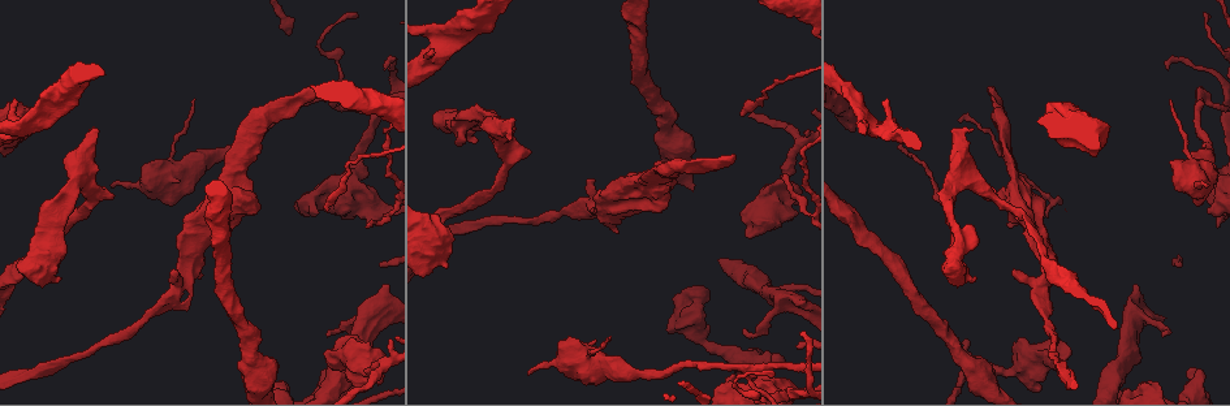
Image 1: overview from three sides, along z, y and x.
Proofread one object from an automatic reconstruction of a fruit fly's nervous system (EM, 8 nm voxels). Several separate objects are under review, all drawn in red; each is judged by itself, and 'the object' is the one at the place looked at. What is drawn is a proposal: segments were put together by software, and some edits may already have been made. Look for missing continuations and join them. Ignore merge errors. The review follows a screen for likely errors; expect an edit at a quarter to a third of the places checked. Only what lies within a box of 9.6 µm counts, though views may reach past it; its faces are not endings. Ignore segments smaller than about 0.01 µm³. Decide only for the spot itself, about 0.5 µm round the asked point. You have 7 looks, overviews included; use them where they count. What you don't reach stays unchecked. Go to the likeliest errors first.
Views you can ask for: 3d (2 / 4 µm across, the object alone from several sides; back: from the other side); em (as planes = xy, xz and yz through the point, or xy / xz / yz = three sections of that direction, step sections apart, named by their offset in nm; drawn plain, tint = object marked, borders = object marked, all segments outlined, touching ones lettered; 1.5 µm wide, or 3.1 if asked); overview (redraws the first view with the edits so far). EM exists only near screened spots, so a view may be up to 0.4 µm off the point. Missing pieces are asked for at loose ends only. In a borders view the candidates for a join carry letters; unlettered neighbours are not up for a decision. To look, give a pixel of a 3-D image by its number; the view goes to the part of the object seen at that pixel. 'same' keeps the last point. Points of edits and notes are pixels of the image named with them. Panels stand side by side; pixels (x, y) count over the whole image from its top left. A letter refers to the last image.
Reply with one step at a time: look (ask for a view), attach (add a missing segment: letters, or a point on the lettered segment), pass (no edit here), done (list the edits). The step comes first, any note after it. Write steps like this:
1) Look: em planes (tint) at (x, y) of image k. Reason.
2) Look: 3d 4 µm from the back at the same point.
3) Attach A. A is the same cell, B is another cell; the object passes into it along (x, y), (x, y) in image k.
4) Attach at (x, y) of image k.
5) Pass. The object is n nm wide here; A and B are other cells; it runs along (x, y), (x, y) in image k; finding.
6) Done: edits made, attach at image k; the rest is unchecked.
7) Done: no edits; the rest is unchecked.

Look: em planes (tint) at (431, 52) of image 1.

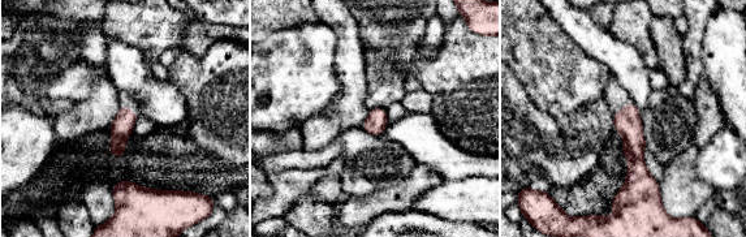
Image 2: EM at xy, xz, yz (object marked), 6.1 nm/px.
Look: em planes (borders) at the same point.

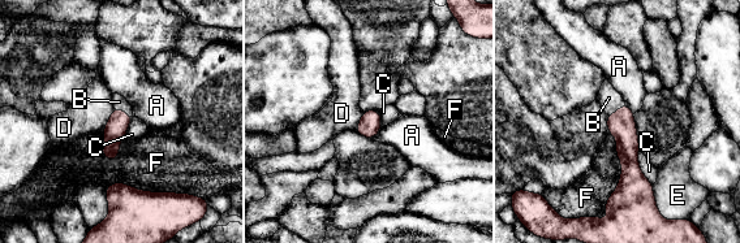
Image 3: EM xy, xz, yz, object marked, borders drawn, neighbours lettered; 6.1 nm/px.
Attach B. The object is 130 nm wide here; B is the same cell, A, C, D, E and F are other cells; the object passes into it along (116, 127), (121, 112), (119, 102) in image 3; it goes on there.

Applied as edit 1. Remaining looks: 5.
Look: em planes (plain) at (1207, 184) of image 1. An open end.

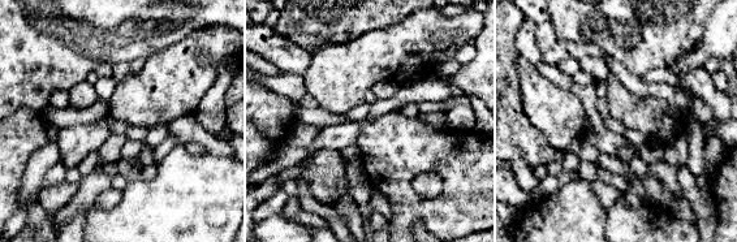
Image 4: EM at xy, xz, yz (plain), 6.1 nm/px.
Look: em planes (borders) at the same point. What lies round it.

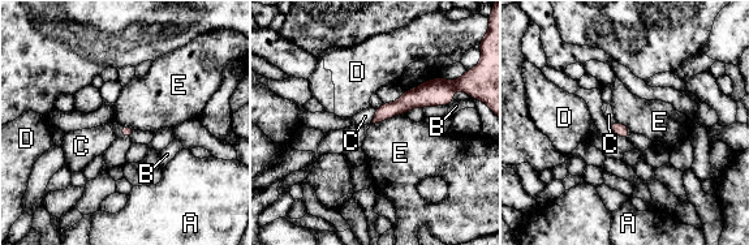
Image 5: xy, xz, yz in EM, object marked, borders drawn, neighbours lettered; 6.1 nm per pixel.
Pass. A, B, C, D and E are other cells; a border runs along (405, 112), (371, 124) in image 5; no lettered segment goes on from it.

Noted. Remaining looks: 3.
Look: 3d 2 µm at (783, 358) of image 1. Free end.

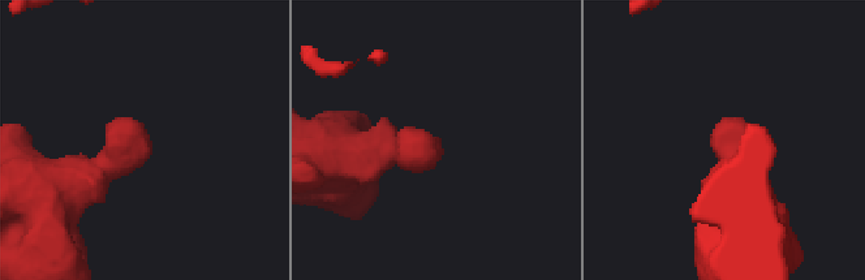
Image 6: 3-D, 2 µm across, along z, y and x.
Look: em planes (plain) at (141, 128) of image 6.

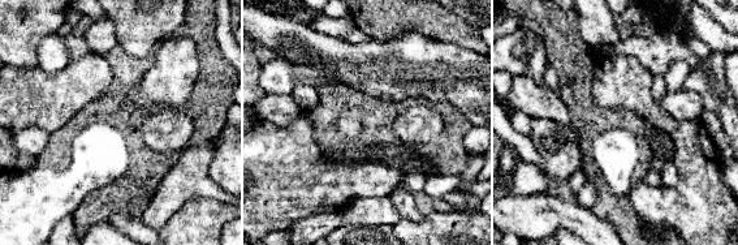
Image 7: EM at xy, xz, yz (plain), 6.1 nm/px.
Look: em planes (borders) at the same point. See the neighbours.

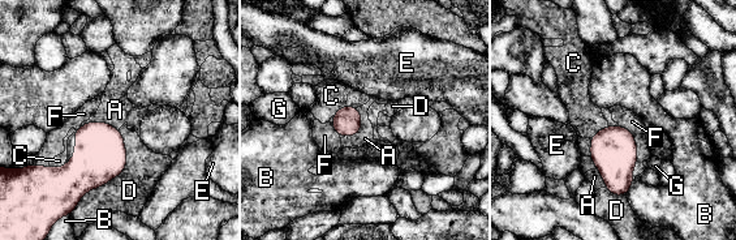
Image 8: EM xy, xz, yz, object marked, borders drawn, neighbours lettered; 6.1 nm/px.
Pass. The longest contact is with D, 600 nm; A, B, C, D, E, F and G are other cells; a border runs along (357, 107), (360, 131), (340, 136) in image 8; none of them fits.

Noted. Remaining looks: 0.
Done: edits made, attach at image 3; the rest is unchecked.

